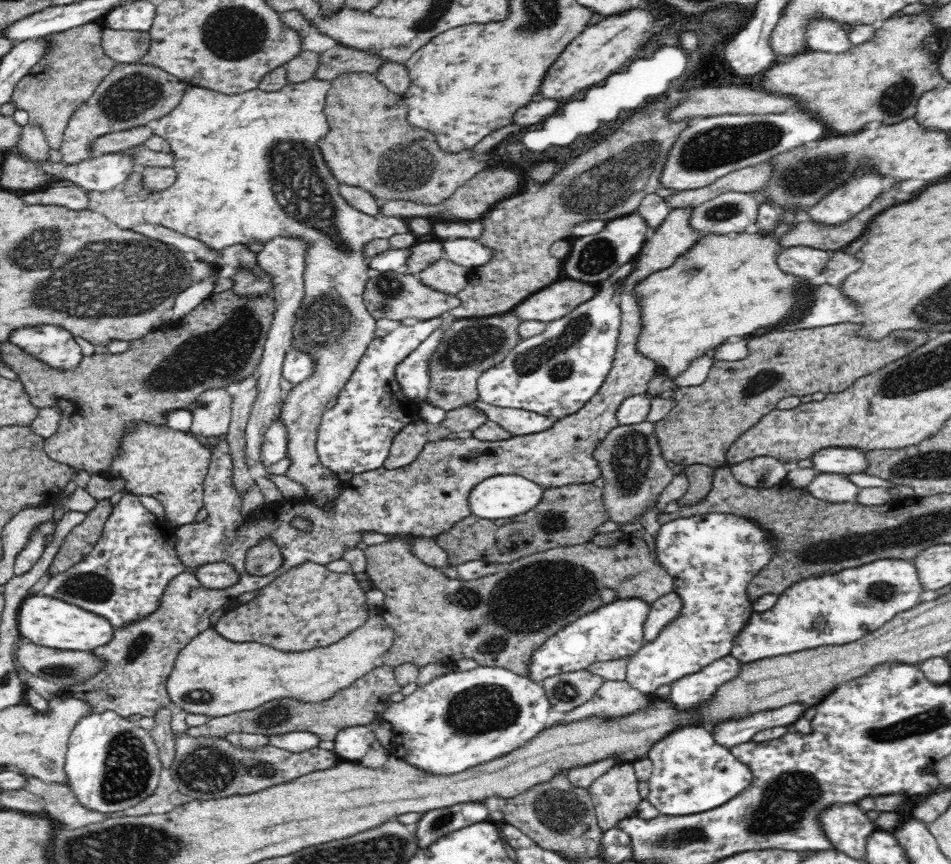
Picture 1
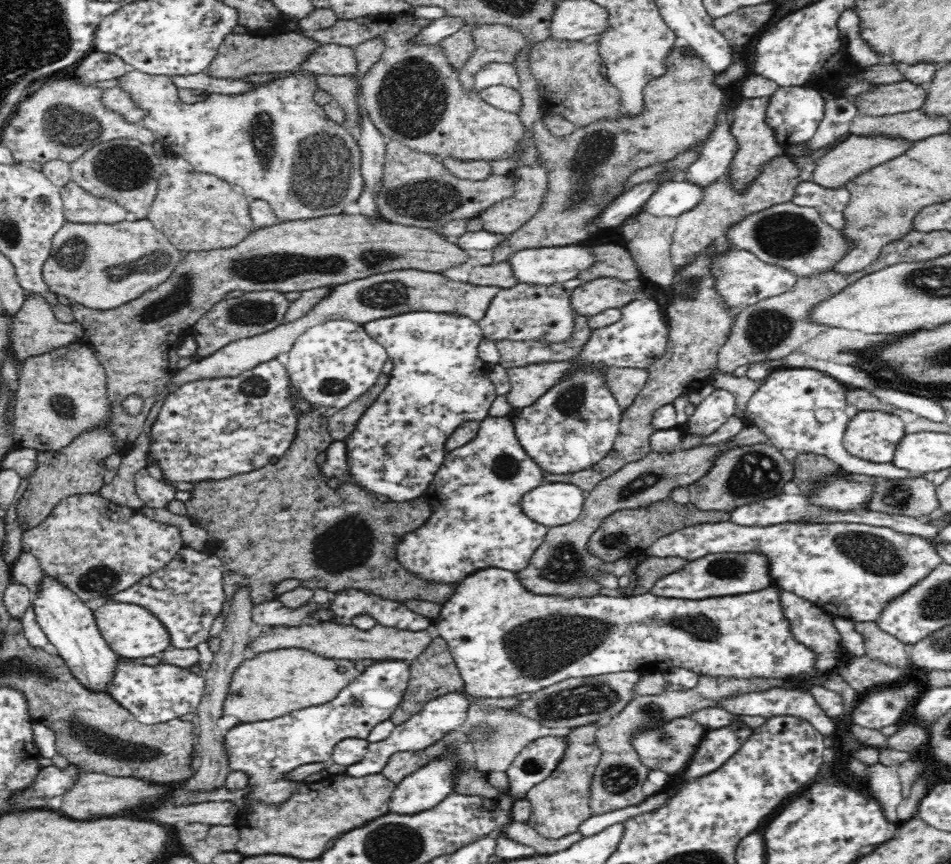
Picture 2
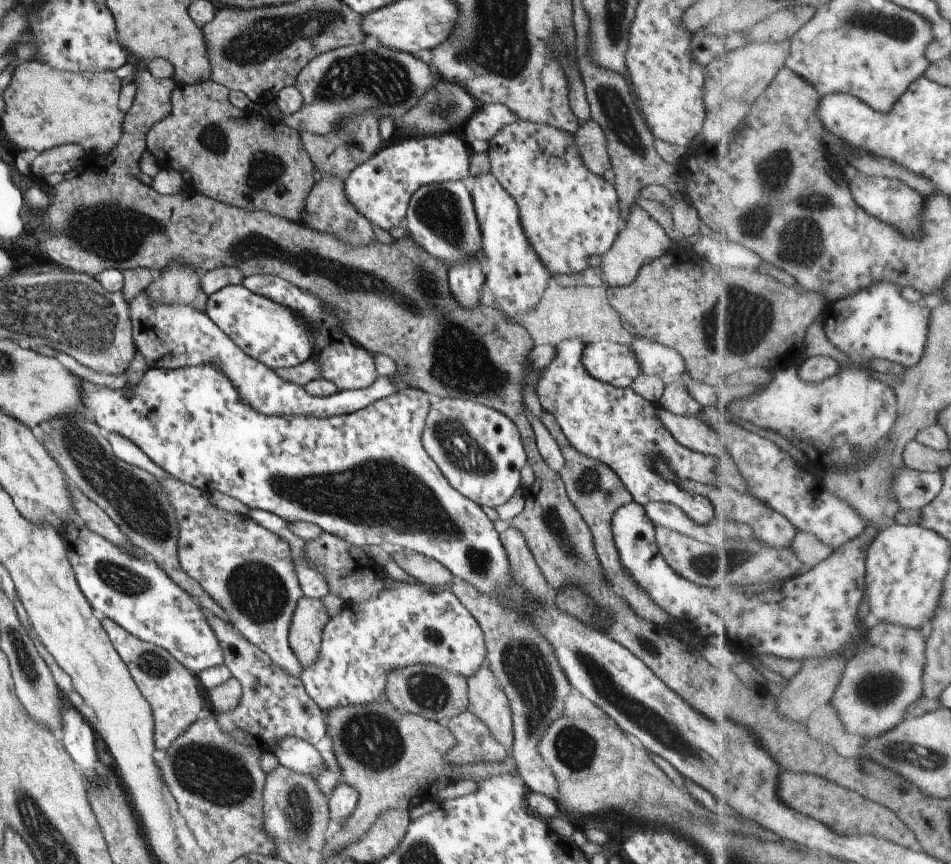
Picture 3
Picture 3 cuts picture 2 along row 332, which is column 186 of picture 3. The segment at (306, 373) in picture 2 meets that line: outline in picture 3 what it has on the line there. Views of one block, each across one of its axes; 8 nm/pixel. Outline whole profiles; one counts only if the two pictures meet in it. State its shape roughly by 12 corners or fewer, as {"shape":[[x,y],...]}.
{"shape":[[127,300],[151,368],[215,364],[265,416],[356,412],[402,385],[309,396],[245,356],[193,305]]}

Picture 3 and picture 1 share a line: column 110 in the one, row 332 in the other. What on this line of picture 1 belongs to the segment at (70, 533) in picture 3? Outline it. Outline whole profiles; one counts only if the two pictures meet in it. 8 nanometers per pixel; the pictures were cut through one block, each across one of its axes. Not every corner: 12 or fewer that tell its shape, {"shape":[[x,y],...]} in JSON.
{"shape":[[634,261],[481,374],[479,401],[556,420],[604,384]]}

